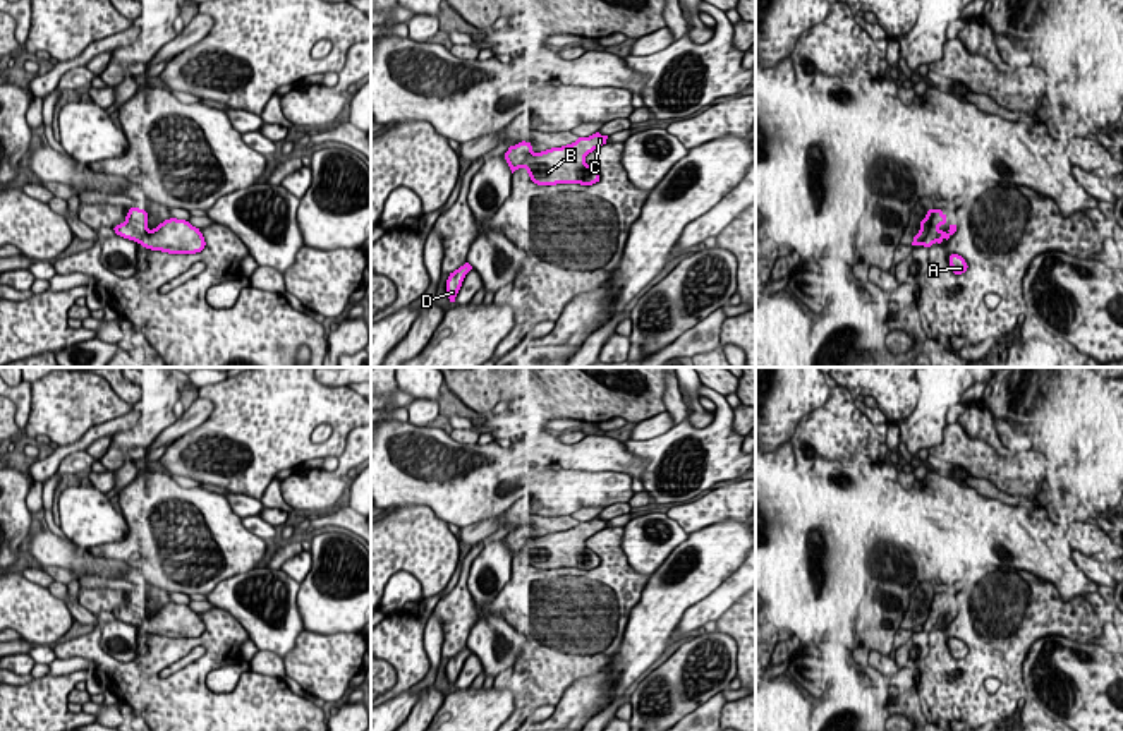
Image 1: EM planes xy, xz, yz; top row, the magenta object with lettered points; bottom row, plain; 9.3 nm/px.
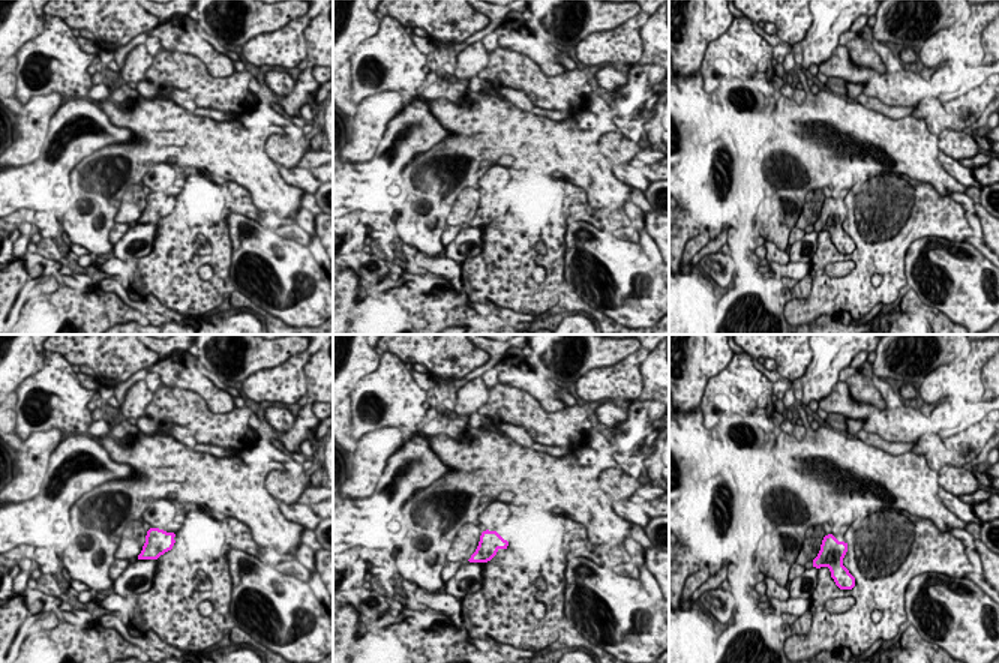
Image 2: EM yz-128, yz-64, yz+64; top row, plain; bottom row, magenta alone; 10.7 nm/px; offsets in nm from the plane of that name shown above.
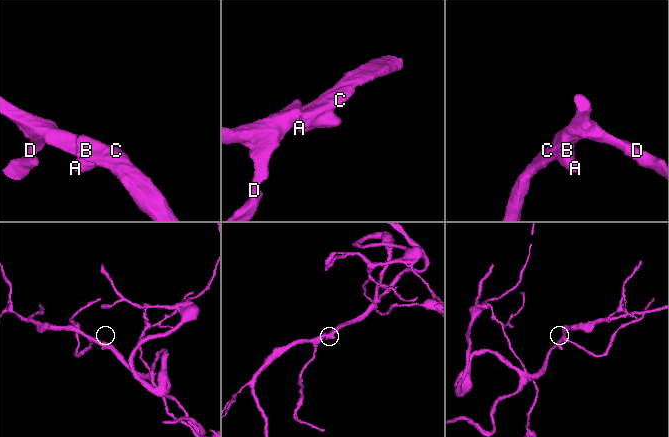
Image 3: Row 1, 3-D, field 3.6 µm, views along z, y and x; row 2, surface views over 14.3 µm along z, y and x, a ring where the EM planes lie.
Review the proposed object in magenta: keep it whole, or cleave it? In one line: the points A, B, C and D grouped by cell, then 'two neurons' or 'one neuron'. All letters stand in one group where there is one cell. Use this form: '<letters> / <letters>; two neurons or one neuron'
A B C D; one neuron

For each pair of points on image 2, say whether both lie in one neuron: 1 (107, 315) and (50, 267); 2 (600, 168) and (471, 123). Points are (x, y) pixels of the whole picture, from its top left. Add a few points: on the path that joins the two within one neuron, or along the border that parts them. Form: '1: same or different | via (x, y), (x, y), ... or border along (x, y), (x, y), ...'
1: different | border along (48, 276), (32, 278)
2: same | via (569, 152), (503, 134)

